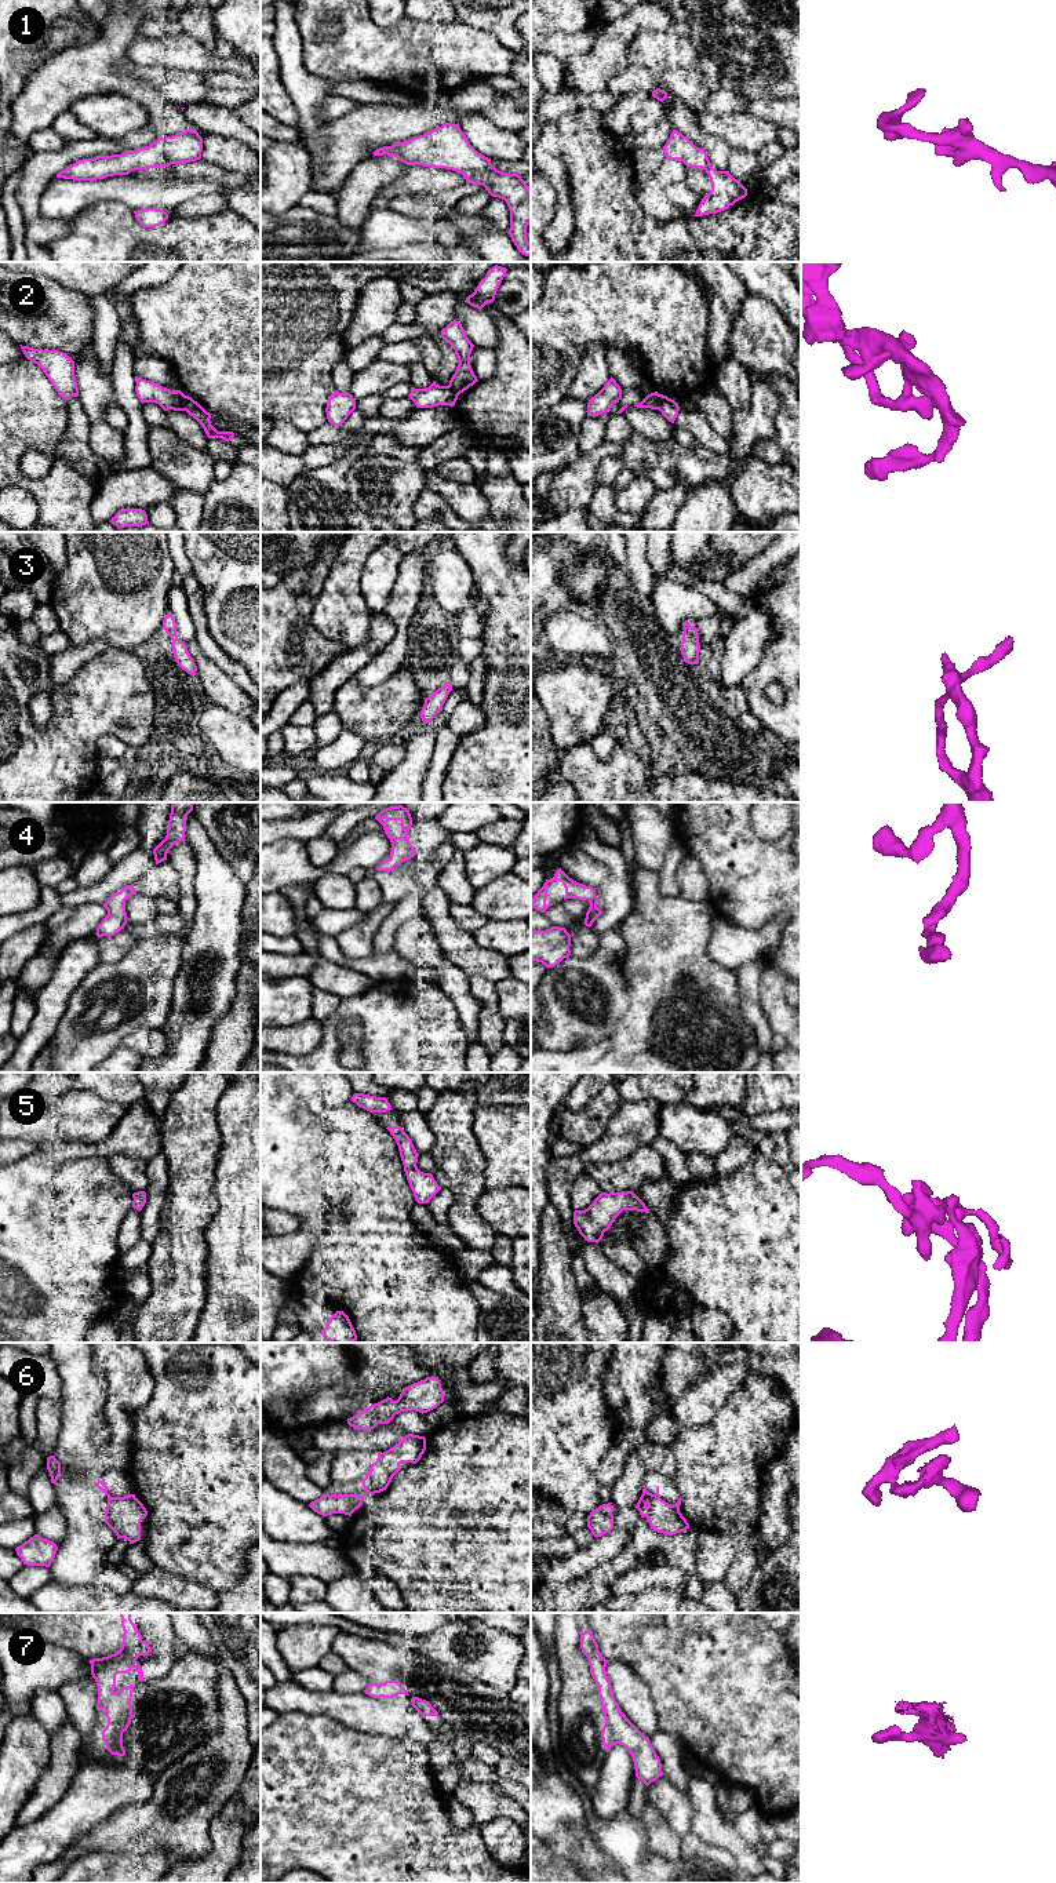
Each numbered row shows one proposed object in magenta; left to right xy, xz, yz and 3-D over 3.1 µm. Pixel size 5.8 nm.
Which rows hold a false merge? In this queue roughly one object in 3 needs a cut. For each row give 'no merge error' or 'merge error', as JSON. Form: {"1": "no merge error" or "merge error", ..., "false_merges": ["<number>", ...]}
{"1": "no merge error", "2": "merge error", "3": "no merge error", "4": "no merge error", "5": "no merge error", "6": "merge error", "7": "no merge error", "false_merges": ["2", "6"]}

